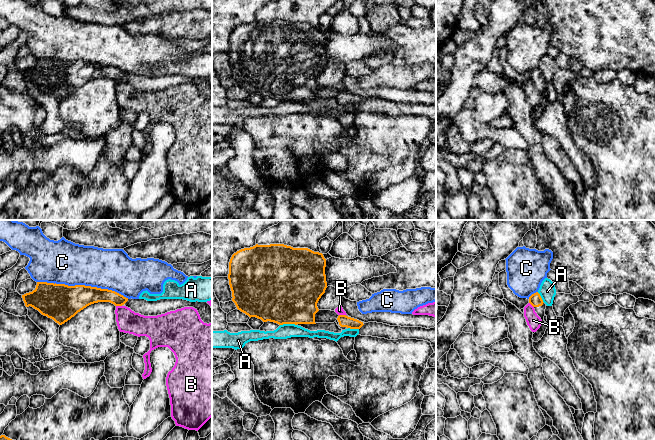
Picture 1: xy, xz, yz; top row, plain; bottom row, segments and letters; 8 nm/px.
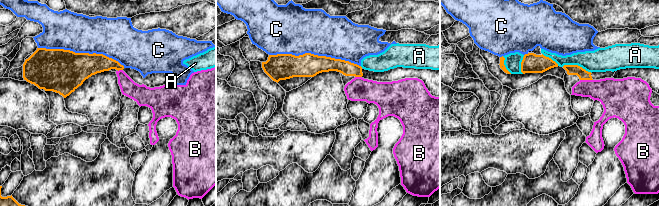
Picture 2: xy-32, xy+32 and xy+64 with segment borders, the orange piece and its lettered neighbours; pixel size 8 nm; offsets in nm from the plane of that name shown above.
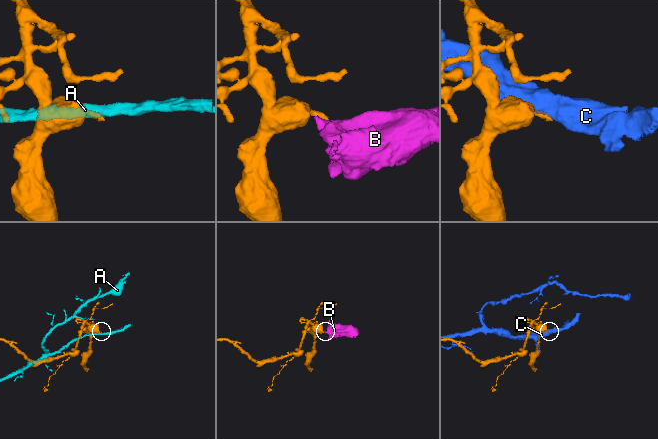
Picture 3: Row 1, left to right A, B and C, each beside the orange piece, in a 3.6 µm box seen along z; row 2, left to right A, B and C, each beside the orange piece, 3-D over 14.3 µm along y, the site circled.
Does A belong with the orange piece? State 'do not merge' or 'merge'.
do not merge

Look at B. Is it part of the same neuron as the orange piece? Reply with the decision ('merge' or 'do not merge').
do not merge

